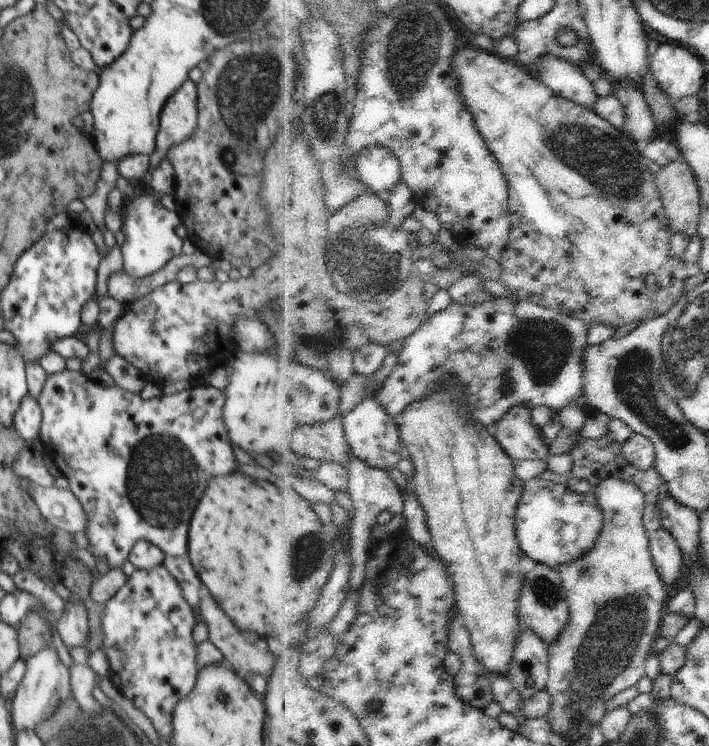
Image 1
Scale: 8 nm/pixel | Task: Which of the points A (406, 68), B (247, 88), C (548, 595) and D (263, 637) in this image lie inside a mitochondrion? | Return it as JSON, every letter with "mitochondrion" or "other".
{"A":"mitochondrion","B":"mitochondrion","C":"mitochondrion","D":"other"}

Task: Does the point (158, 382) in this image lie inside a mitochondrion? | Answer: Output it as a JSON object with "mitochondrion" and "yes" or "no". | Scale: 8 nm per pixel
{"mitochondrion":"no"}

